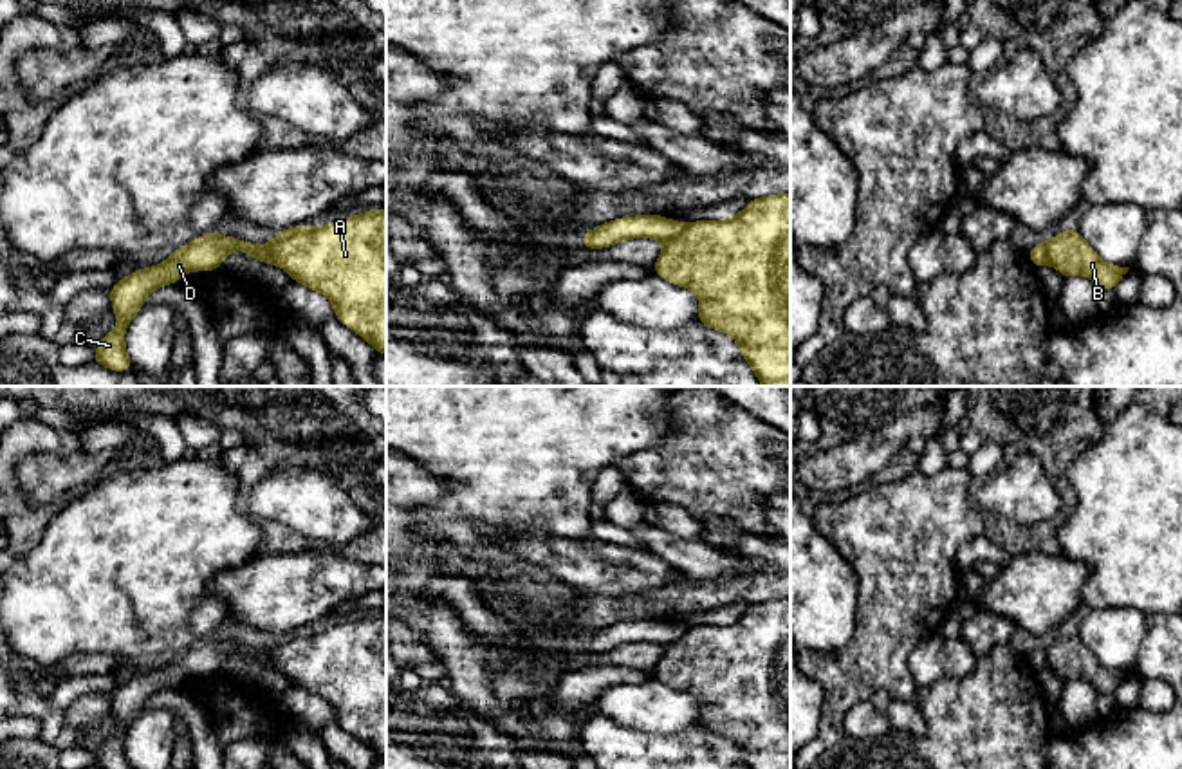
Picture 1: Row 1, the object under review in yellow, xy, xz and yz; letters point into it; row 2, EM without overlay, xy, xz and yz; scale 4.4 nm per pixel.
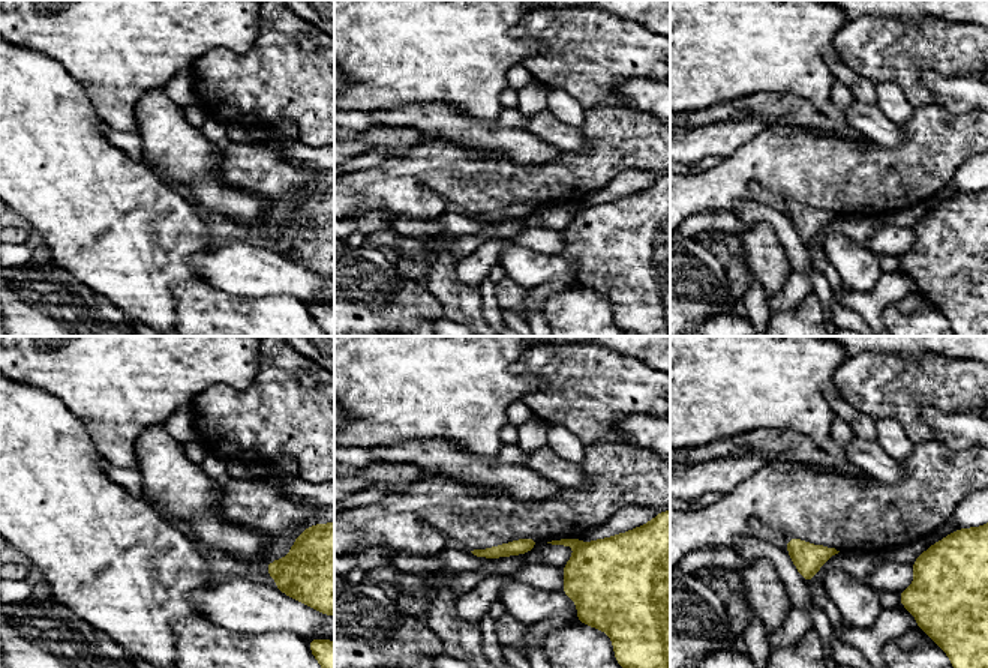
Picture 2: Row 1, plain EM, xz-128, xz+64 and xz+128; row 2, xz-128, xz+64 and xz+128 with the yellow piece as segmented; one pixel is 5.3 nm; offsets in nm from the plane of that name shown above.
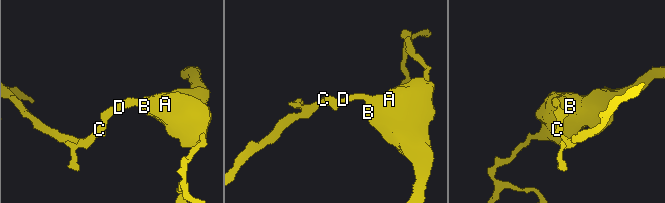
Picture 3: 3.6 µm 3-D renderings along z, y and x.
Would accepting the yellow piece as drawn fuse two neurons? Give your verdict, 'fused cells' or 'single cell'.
fused cells

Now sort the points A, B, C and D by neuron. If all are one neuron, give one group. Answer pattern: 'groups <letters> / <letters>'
groups A B / C D

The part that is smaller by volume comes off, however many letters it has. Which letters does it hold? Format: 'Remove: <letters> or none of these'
Remove: A, B

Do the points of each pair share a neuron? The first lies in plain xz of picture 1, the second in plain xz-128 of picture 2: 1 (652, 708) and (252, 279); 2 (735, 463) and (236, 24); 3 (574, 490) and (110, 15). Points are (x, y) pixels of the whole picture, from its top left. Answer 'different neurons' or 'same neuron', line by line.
1: same neuron
2: different neurons
3: same neuron

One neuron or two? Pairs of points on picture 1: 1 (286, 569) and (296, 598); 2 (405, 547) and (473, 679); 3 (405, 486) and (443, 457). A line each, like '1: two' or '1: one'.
1: one
2: one
3: two

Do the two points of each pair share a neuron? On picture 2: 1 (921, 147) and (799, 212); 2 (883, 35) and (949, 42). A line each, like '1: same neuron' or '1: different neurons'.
1: same neuron
2: same neuron

